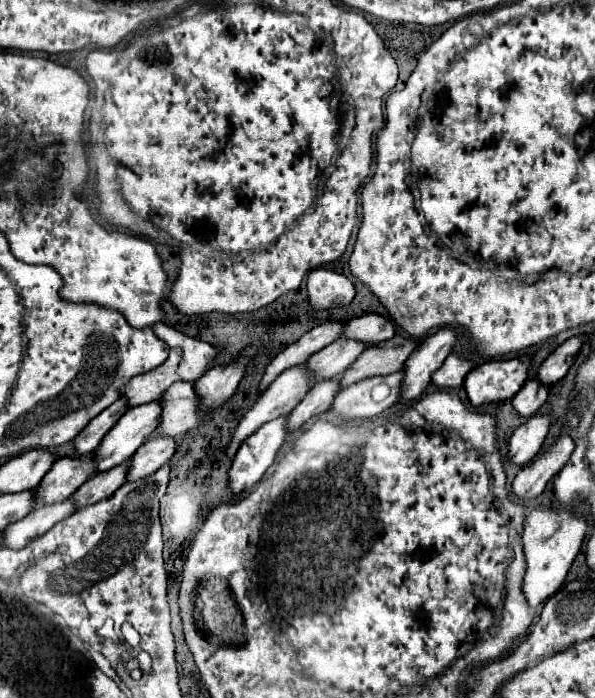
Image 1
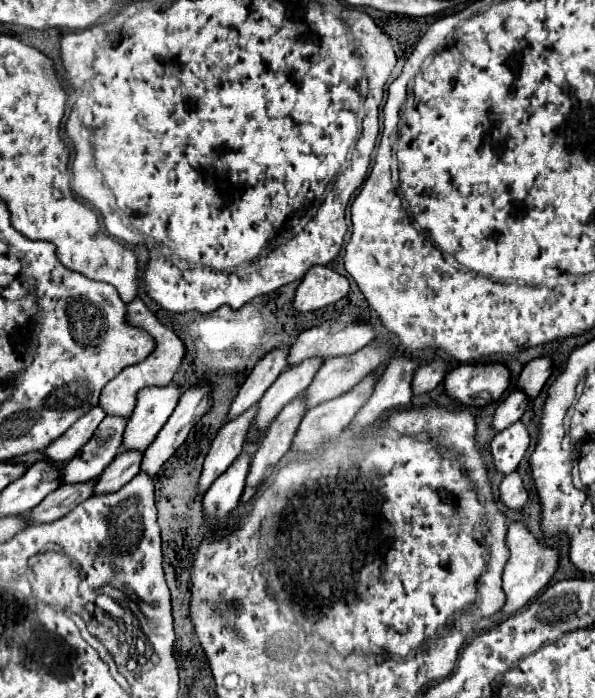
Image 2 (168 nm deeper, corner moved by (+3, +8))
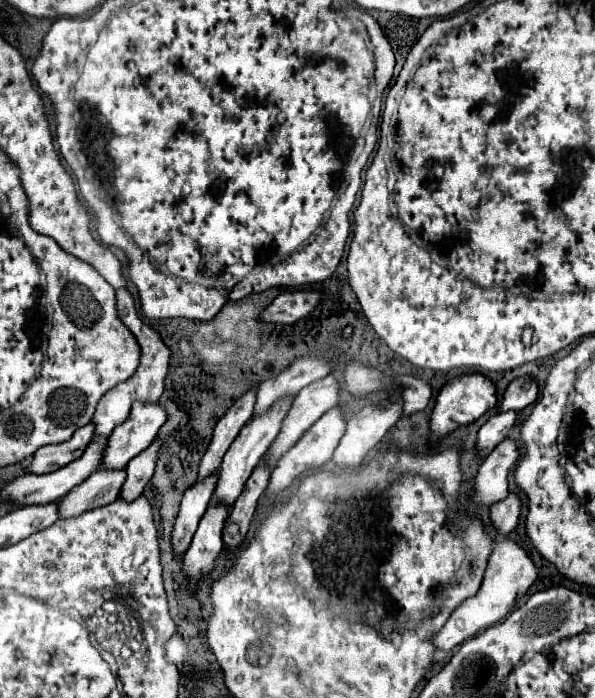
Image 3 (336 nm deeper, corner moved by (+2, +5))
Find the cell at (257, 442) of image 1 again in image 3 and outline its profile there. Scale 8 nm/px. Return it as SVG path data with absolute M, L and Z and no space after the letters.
M211 501L205 515L201 517L199 529L183 559L183 573L191 585L197 585L197 581L213 569L215 559L223 549L221 531L225 517L229 517L229 507L219 501Z

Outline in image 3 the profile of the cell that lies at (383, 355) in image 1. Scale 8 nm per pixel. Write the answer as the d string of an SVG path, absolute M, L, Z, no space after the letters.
M333 373L319 381L313 381L309 387L303 387L297 393L295 403L291 405L291 411L281 425L281 433L267 451L267 461L275 465L279 457L285 451L289 451L297 443L297 439L337 403L339 403L339 381L335 379Z

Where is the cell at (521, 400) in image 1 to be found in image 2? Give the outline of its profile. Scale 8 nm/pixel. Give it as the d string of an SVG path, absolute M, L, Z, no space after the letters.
M514 390L508 394L508 398L496 408L494 412L494 420L492 420L492 428L496 432L508 428L512 422L518 422L524 414L524 408L528 404L528 398L520 394L520 390Z

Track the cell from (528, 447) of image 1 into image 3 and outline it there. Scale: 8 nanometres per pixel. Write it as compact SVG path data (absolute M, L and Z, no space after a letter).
M503 439L491 453L485 457L473 487L475 505L493 505L507 497L509 493L509 471L519 461L519 447L513 439Z

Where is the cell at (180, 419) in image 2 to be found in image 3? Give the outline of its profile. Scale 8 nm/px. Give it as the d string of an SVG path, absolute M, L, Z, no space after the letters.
M155 439L151 443L151 447L147 447L143 453L139 453L137 457L133 457L127 465L127 481L123 485L123 499L133 501L135 497L139 497L145 489L145 485L151 481L153 473L155 473L155 465L157 459L161 455L161 447L163 447L163 439Z

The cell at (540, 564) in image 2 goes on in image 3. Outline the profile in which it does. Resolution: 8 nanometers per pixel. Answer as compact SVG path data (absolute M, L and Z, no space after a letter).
M513 539L497 541L489 557L489 565L487 565L481 589L477 591L475 597L469 597L465 603L461 603L453 611L445 627L433 637L433 645L439 651L451 651L453 647L471 639L479 631L503 621L507 613L511 613L511 609L519 603L519 599L529 591L529 587L537 581L537 577L539 577L539 567L531 561L525 549L521 549Z

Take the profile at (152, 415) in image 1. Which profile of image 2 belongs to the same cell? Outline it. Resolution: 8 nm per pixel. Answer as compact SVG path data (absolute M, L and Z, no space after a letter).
M106 416L94 436L84 444L84 448L62 466L60 480L62 484L80 484L94 480L102 474L102 470L114 460L116 452L122 446L126 418Z

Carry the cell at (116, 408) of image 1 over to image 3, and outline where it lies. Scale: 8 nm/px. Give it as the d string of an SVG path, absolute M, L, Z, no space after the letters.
M89 423L85 427L81 427L81 431L75 431L73 437L65 443L59 445L49 445L49 447L41 447L35 451L29 471L35 475L43 475L43 473L53 473L59 467L79 459L85 451L85 447L89 445L91 437L95 433L95 425Z

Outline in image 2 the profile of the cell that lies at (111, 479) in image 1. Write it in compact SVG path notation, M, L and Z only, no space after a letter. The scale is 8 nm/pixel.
M94 480L88 484L62 484L60 488L56 488L56 492L48 494L36 508L24 514L28 526L48 524L66 516L70 510L74 510L78 504L92 496L92 488Z

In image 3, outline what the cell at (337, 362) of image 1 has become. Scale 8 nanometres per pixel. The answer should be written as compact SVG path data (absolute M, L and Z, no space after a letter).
M281 399L281 403L277 403L277 407L273 407L273 411L265 411L265 415L257 415L253 417L237 435L237 439L233 441L233 447L229 447L229 451L225 453L225 459L221 463L219 469L219 481L217 481L217 489L213 493L213 497L225 505L233 505L235 499L241 495L245 481L249 479L249 475L253 473L255 465L261 461L261 457L267 453L269 445L273 443L273 439L279 435L281 431L281 423L285 419L285 415L291 409L293 399Z

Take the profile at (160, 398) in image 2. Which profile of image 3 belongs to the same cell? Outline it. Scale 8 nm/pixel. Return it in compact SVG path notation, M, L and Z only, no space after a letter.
M135 403L129 419L125 423L121 423L117 427L117 431L113 431L109 435L109 443L107 443L105 457L103 457L103 469L123 469L123 467L127 467L127 463L133 457L137 457L141 451L145 451L153 443L153 439L157 437L159 429L165 421L167 421L167 411L159 403Z

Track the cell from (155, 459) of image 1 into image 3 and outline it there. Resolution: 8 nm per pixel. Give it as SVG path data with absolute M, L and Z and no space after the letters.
M99 469L85 483L77 485L73 491L69 491L69 495L65 495L59 501L59 519L69 519L89 509L113 503L121 495L123 483L125 483L125 469L117 471Z

